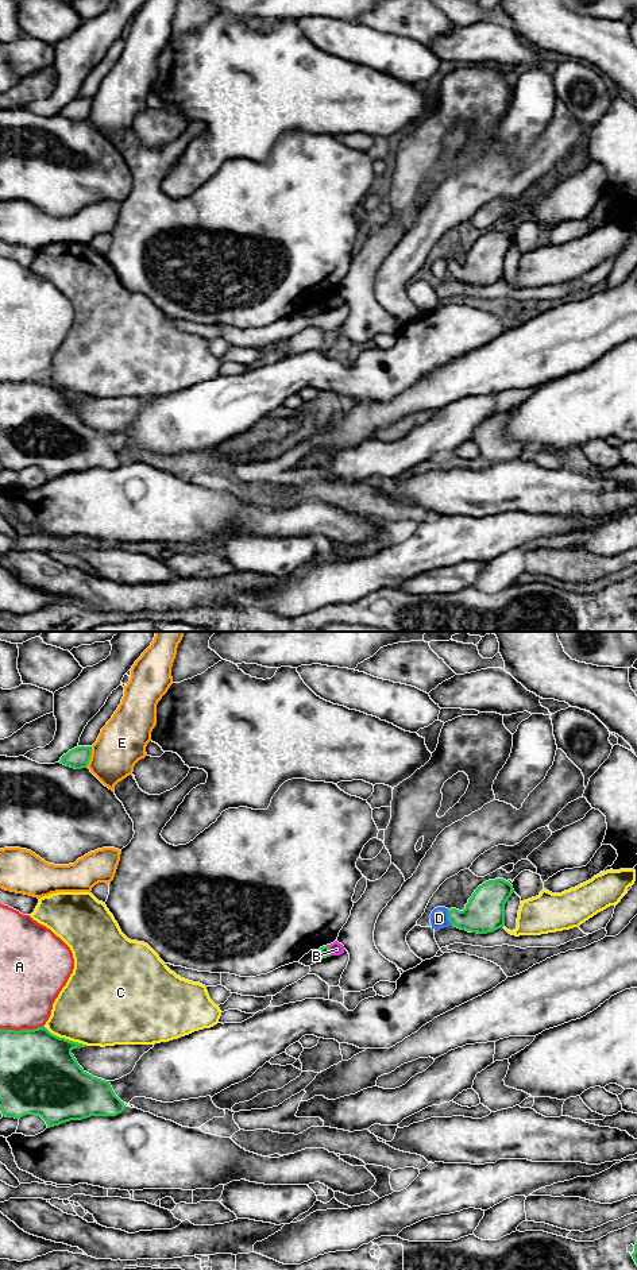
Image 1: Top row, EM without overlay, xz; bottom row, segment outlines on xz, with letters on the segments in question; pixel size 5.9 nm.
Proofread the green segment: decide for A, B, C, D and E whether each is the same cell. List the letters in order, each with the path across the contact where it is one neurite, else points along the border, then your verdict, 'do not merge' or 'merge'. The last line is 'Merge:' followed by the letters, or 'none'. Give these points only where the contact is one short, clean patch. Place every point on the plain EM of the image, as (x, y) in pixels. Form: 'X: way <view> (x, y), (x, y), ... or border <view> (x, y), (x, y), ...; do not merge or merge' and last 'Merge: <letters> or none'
A: do not merge
B: border xz (327, 297), (331, 307); do not merge
C: do not merge
D: do not merge
E: do not merge
Merge: none

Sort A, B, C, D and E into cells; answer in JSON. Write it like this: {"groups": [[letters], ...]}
{"groups": [["A"], ["B"], ["C"], ["D"], ["E"]]}

